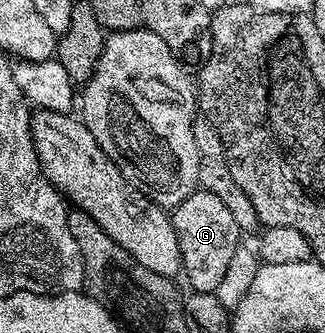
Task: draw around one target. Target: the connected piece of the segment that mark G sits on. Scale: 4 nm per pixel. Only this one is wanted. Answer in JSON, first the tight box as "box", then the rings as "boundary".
{"box":[170,190,241,294],"boundary":[[[197,190],[175,207],[170,217],[181,250],[182,275],[187,276],[191,283],[190,291],[195,294],[213,294],[217,286],[221,286],[221,278],[225,278],[225,270],[241,246],[241,230],[237,222],[233,222],[233,214],[229,214],[225,202],[221,202],[217,194]]]}

